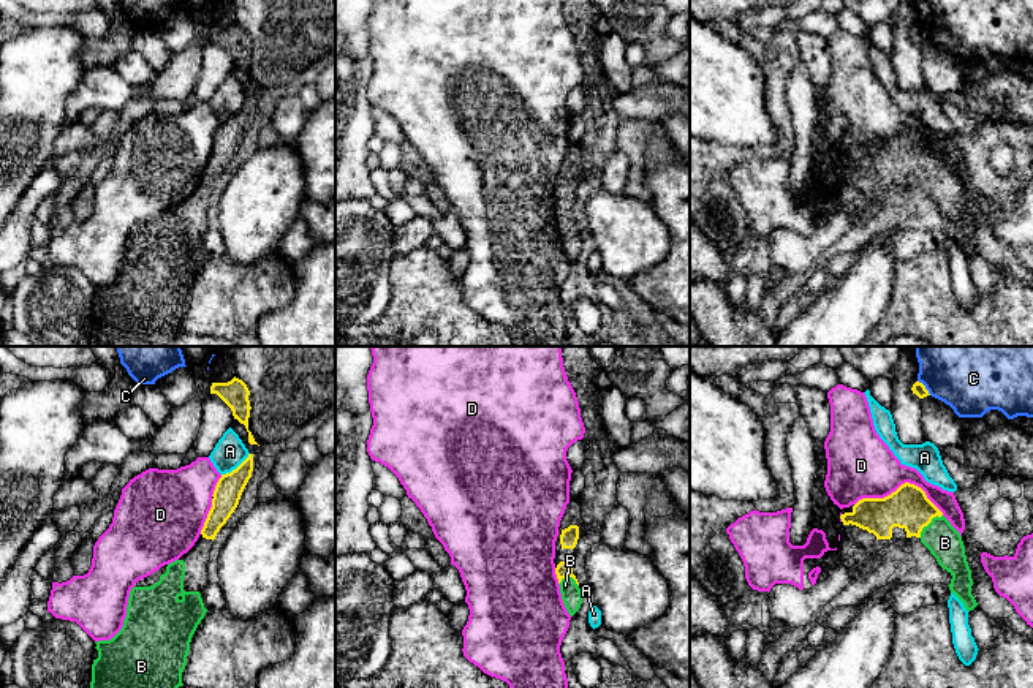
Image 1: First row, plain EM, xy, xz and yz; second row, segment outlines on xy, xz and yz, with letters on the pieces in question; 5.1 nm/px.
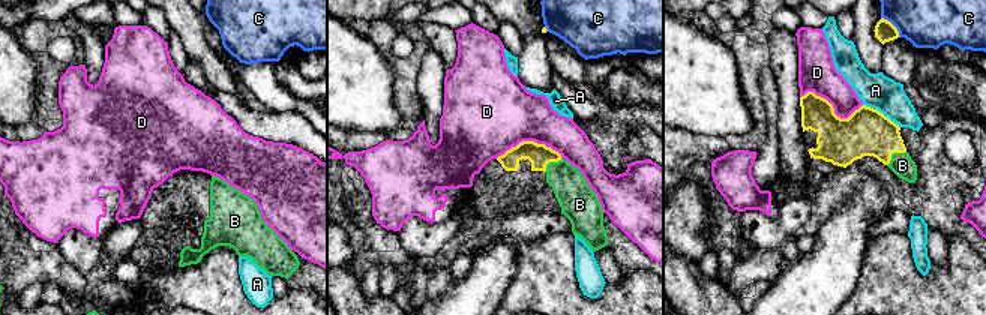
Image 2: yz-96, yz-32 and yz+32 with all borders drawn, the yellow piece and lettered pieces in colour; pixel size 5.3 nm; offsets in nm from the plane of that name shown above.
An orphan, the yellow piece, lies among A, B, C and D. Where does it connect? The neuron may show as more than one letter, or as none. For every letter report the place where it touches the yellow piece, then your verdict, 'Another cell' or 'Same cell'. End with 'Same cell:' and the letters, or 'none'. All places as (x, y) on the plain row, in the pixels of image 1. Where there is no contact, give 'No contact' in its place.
A: Touches yellow at xy (238, 113). Another cell
B: Touches yellow at yz (927, 170). Same cell
C: Touches yellow at yz (924, 34). Another cell
D: Touches yellow at yz (900, 132). Another cell
Same cell: B

